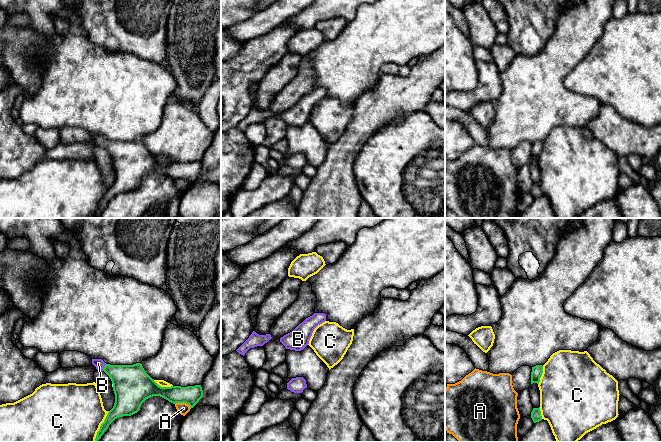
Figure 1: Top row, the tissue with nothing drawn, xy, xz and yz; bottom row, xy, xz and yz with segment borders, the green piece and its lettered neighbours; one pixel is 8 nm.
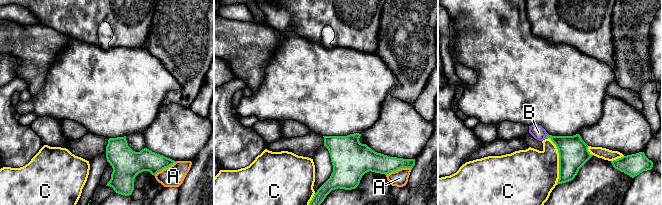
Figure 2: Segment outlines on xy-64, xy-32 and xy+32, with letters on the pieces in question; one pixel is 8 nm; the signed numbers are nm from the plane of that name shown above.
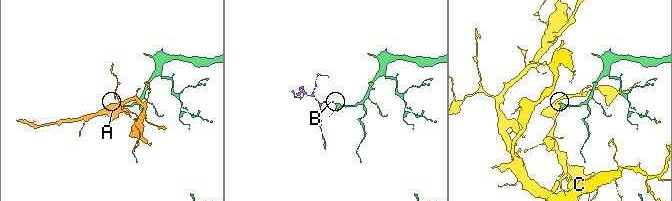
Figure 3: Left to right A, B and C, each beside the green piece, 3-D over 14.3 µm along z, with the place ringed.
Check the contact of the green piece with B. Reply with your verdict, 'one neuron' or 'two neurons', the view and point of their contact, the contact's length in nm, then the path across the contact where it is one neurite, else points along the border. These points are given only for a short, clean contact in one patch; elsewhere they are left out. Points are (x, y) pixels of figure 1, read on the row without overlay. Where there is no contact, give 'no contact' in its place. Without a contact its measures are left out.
one neuron; meets green in xy at (104, 143); contact 70 nm long; runs through xy (130, 159), (119, 150), (104, 143), (98, 139)

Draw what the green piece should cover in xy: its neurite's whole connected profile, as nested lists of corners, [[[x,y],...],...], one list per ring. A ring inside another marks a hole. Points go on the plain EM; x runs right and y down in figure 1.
[[[92,135],[99,147],[104,147],[112,157],[115,179],[97,208],[97,218],[109,201],[117,194],[131,192],[140,186],[142,179],[153,172],[169,178],[186,179],[193,184],[203,173],[201,161],[161,163],[144,146],[141,139],[133,141],[110,141],[102,135]]]

